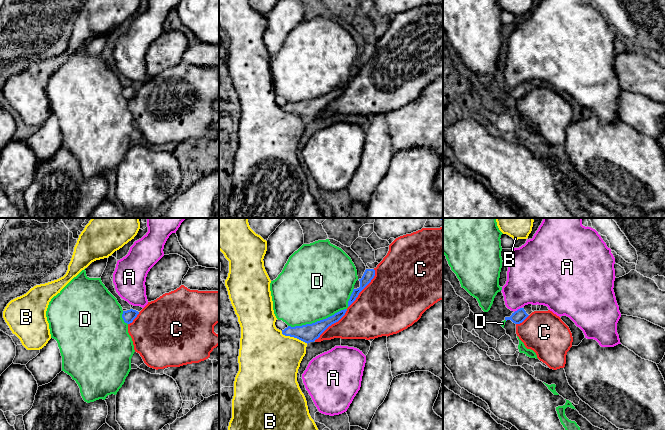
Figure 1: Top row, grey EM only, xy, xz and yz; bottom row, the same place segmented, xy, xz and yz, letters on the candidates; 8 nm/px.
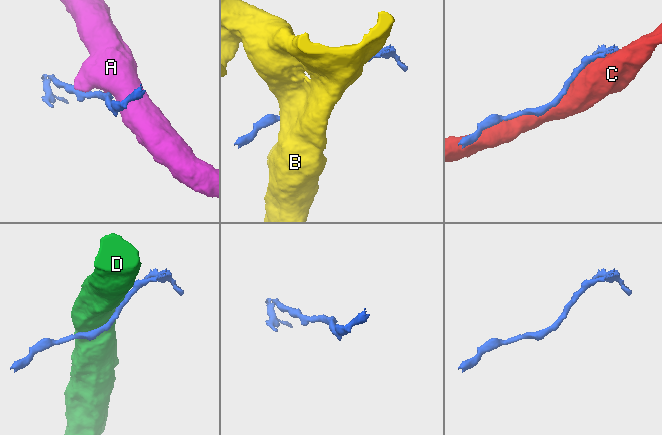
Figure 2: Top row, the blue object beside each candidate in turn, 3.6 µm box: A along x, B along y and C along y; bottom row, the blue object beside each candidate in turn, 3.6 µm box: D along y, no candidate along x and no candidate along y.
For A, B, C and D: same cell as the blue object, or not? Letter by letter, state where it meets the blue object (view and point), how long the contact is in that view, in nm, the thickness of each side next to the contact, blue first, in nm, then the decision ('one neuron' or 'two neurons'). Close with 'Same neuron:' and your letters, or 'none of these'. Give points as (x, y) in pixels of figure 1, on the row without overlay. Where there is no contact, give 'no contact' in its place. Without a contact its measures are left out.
A: meets blue in yz at (518, 85); contact 80 nm long; 100 nm thick on the blue side, 360 nm on the other; two neurons
B: meets blue in xz at (294, 113); contact 240 nm long; 150 nm thick on the blue side, 440 nm on the other; two neurons
C: meets blue in xz at (364, 63); contact 380 nm long; 90 nm thick on the blue side, 480 nm on the other; two neurons
D: meets blue in xz at (317, 97); contact 500 nm long; 150 nm thick on the blue side, 500 nm on the other; two neurons
Same neuron: none of these

